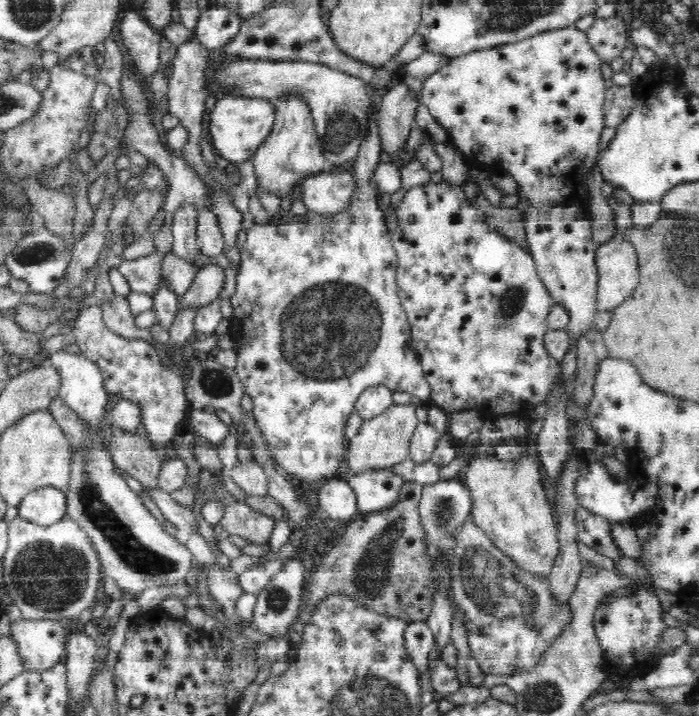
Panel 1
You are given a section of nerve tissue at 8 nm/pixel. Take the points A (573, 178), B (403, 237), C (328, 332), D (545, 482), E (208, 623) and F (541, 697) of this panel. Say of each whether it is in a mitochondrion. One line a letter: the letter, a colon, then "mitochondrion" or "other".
A: other
B: other
C: mitochondrion
D: other
E: other
F: mitochondrion

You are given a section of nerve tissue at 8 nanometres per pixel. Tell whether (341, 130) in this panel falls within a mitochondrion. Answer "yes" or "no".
yes

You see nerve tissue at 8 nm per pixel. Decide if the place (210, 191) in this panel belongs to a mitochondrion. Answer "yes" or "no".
no

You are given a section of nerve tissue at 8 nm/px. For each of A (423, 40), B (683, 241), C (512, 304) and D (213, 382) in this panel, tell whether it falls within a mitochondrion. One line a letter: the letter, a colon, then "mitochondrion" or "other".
A: other
B: mitochondrion
C: mitochondrion
D: mitochondrion

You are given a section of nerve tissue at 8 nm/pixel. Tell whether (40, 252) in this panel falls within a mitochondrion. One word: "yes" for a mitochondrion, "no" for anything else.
yes

